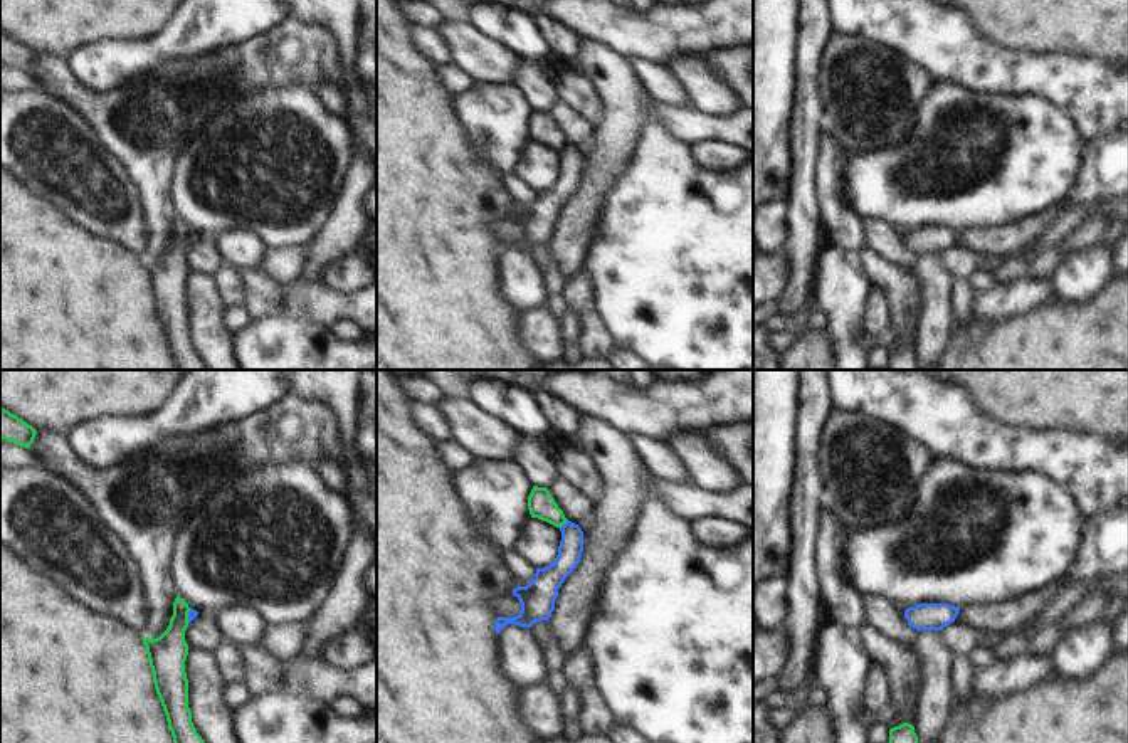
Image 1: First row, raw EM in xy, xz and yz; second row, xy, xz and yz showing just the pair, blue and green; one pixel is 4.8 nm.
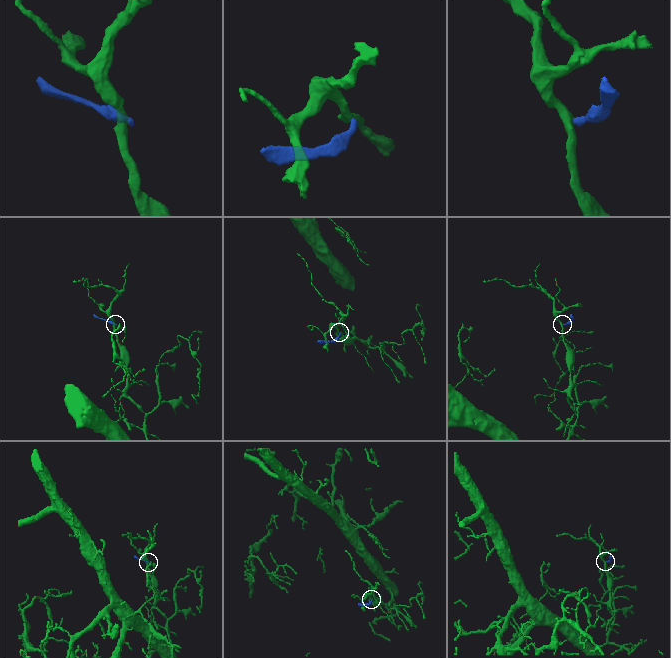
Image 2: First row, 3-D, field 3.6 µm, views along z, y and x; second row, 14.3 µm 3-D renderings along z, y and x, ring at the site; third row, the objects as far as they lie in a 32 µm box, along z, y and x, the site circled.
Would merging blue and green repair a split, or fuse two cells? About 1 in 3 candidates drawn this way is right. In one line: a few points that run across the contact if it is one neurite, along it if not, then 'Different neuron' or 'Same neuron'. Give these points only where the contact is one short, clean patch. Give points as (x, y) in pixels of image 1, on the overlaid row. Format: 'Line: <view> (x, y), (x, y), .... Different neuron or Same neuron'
Line: xz (567, 520), (560, 528). Different neuron

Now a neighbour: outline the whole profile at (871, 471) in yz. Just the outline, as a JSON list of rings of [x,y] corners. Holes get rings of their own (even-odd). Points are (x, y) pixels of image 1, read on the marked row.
[[[834,408],[819,440],[819,464],[825,482],[822,508],[842,526],[862,530],[894,523],[908,514],[931,456],[899,429],[869,415]]]

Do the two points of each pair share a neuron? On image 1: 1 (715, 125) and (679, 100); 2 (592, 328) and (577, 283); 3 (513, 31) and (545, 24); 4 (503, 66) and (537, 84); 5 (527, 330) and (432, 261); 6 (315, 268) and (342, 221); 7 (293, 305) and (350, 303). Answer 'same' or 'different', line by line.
1: different
2: same
3: different
4: different
5: different
6: same
7: same

